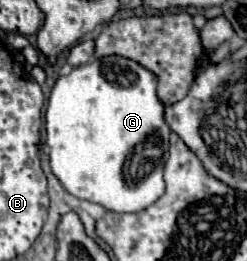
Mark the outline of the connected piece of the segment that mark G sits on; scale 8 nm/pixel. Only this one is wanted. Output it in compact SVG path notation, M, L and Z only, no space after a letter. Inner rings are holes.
M107 56L101 58L101 62L91 60L91 64L77 66L71 74L55 82L47 100L45 142L51 148L51 170L69 194L99 204L109 212L131 214L145 210L165 192L163 168L171 130L163 120L163 104L155 94L155 86L155 74L121 56Z

